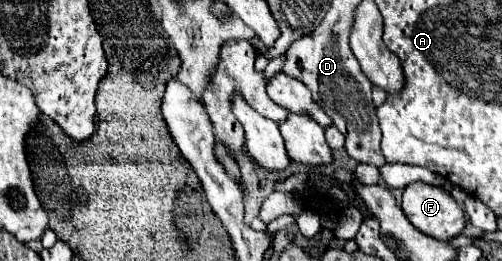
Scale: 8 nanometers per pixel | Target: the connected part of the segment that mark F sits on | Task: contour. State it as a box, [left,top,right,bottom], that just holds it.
[400,183,466,241]

